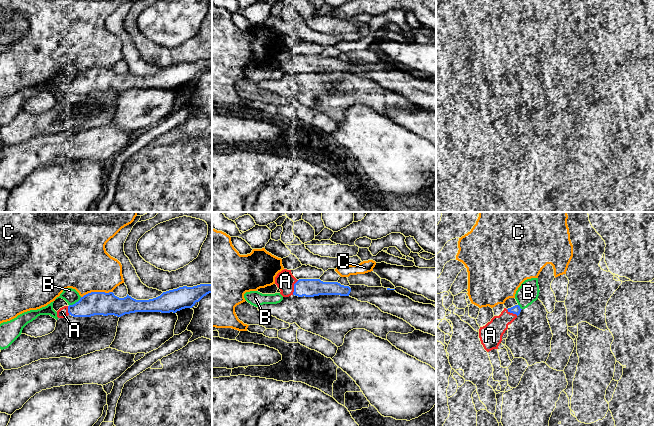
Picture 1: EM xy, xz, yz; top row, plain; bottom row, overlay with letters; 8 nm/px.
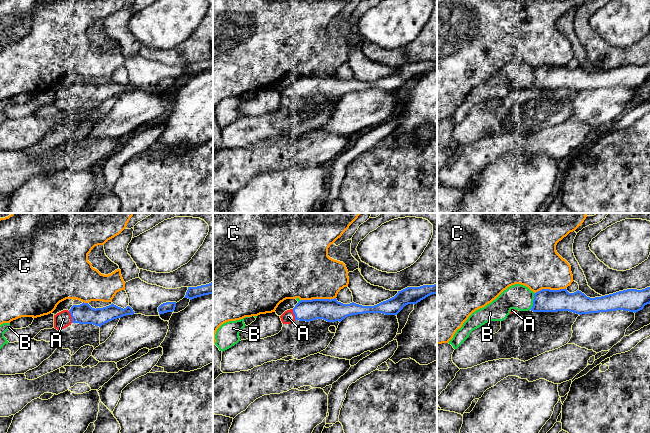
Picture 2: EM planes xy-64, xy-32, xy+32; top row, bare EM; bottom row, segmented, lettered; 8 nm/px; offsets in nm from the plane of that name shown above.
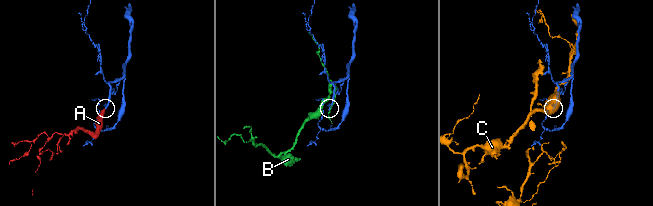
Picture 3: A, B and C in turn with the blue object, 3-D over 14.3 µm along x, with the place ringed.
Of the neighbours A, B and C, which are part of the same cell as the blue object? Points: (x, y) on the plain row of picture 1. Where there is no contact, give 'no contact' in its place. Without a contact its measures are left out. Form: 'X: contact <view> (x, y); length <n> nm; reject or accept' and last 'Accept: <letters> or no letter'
A: contact xz (294, 63); length 130 nm; accept
B: contact xy (76, 78); length 120 nm; reject
C: contact xy (96, 68); length 260 nm; reject
Accept: A

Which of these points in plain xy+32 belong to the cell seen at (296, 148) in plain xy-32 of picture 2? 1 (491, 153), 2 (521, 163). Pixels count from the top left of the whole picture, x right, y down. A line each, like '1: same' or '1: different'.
1: same
2: different

